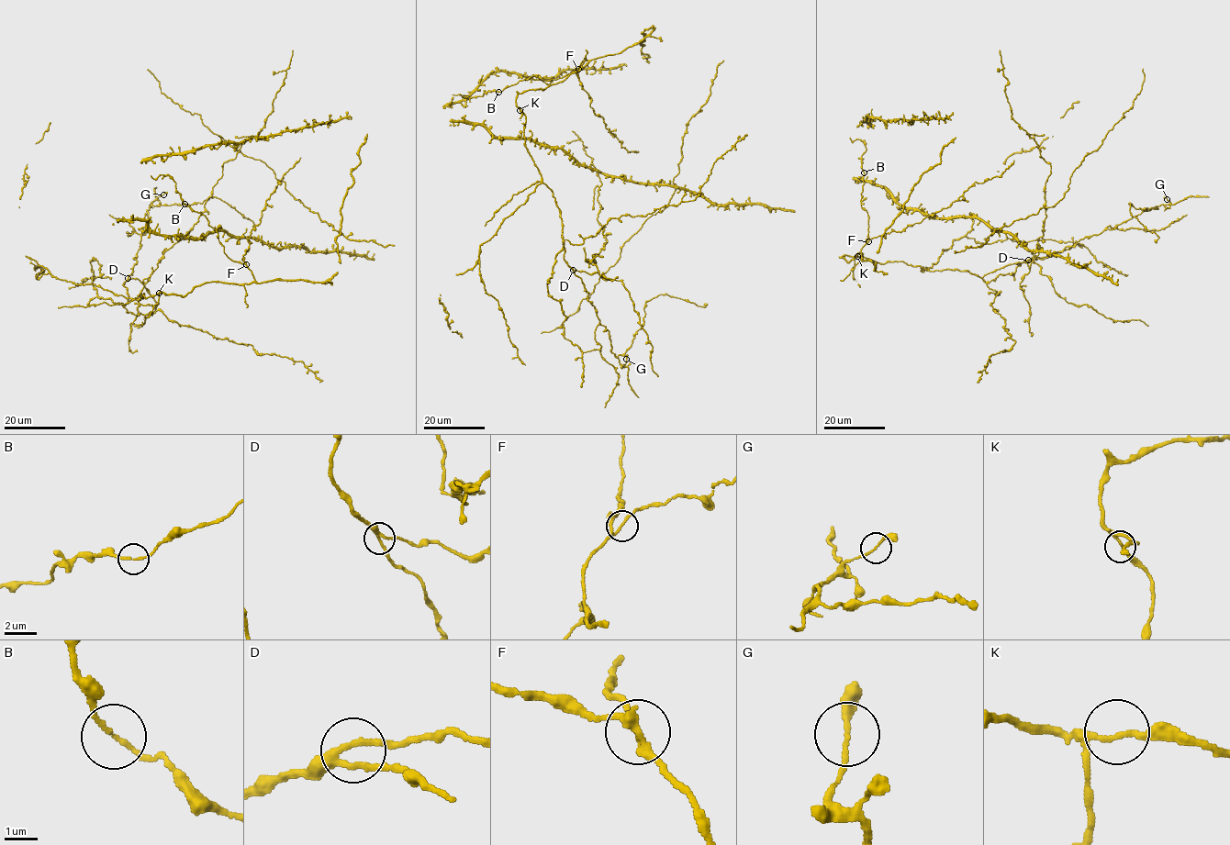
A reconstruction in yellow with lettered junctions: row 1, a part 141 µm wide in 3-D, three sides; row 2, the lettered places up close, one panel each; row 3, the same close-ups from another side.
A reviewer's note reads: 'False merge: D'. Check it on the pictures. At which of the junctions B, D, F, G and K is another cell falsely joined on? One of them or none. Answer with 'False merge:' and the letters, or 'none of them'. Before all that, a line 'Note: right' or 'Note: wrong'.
Note: wrong
False merge: none of them

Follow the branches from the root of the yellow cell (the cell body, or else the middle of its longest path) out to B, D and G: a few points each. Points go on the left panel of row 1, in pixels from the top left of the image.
B: (159, 293), (186, 295), (207, 283), (254, 280), (246, 265), (227, 255), (206, 217), (184, 205)
D: (159, 293), (146, 298), (143, 294), (140, 300), (140, 294), (128, 301), (127, 287), (122, 284), (128, 278)
G: (159, 293), (129, 301), (122, 284), (132, 274), (148, 228), (147, 210), (162, 194)

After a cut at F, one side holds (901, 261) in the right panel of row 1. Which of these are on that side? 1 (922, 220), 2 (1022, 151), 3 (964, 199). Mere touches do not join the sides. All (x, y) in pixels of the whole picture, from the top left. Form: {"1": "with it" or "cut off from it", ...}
{"1": "cut off from it", "2": "with it", "3": "cut off from it"}

